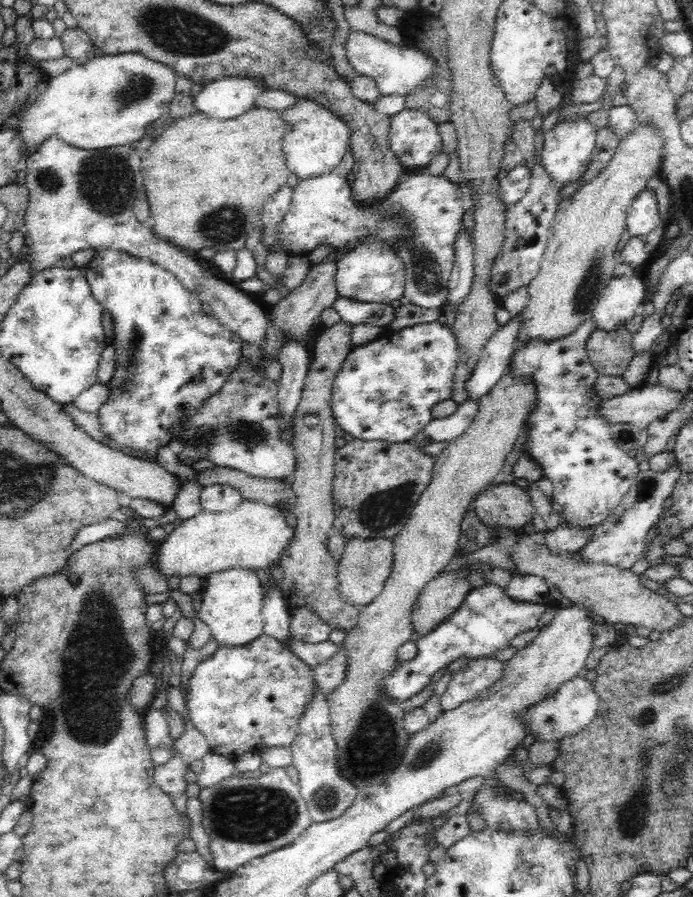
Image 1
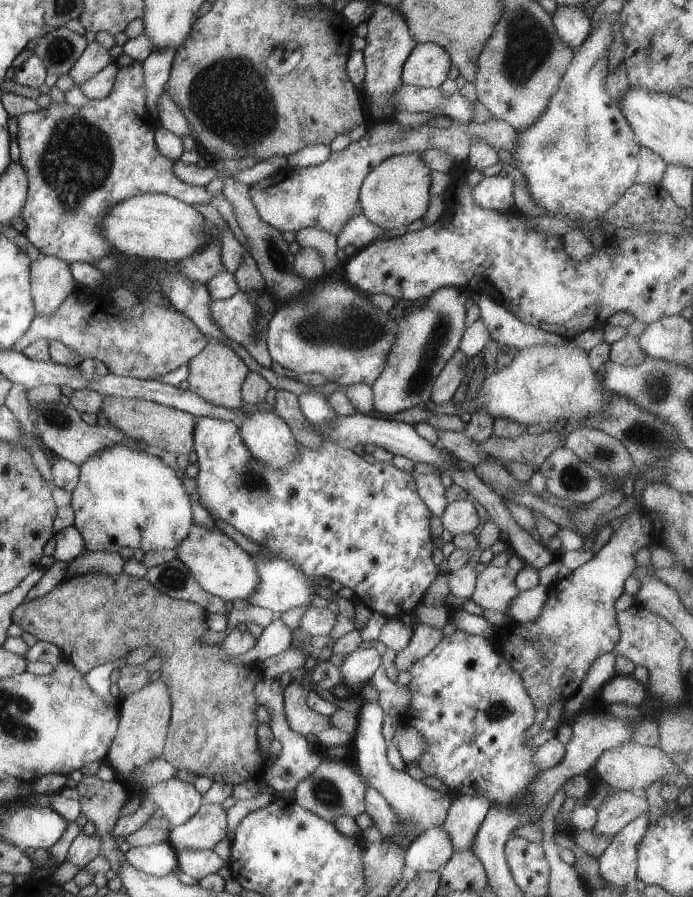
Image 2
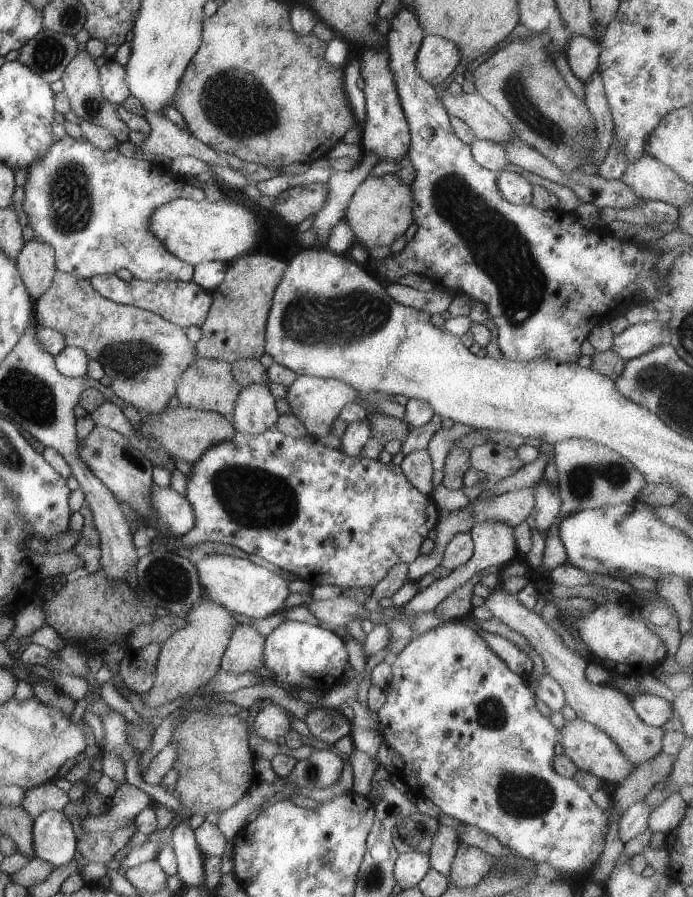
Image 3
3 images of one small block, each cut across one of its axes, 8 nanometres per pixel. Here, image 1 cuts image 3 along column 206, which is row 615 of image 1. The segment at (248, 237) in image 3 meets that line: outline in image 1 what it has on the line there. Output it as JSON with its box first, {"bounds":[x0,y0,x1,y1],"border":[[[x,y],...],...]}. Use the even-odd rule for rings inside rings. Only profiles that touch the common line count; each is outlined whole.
{"bounds":[198,568,265,646],"border":[[[229,568],[209,574],[203,578],[203,585],[199,592],[203,601],[198,617],[210,627],[211,637],[218,641],[218,646],[244,646],[263,633],[264,623],[261,610],[265,592],[256,571]]]}

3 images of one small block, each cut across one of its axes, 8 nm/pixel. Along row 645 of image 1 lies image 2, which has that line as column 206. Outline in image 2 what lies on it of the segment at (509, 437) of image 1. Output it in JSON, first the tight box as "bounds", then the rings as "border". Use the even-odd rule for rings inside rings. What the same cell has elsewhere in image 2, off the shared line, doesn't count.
{"bounds":[187,342,250,408],"border":[[[209,342],[206,348],[197,354],[189,362],[189,376],[187,378],[188,390],[204,398],[206,402],[222,408],[242,408],[245,402],[242,400],[242,384],[250,370],[228,345],[219,342]]]}

